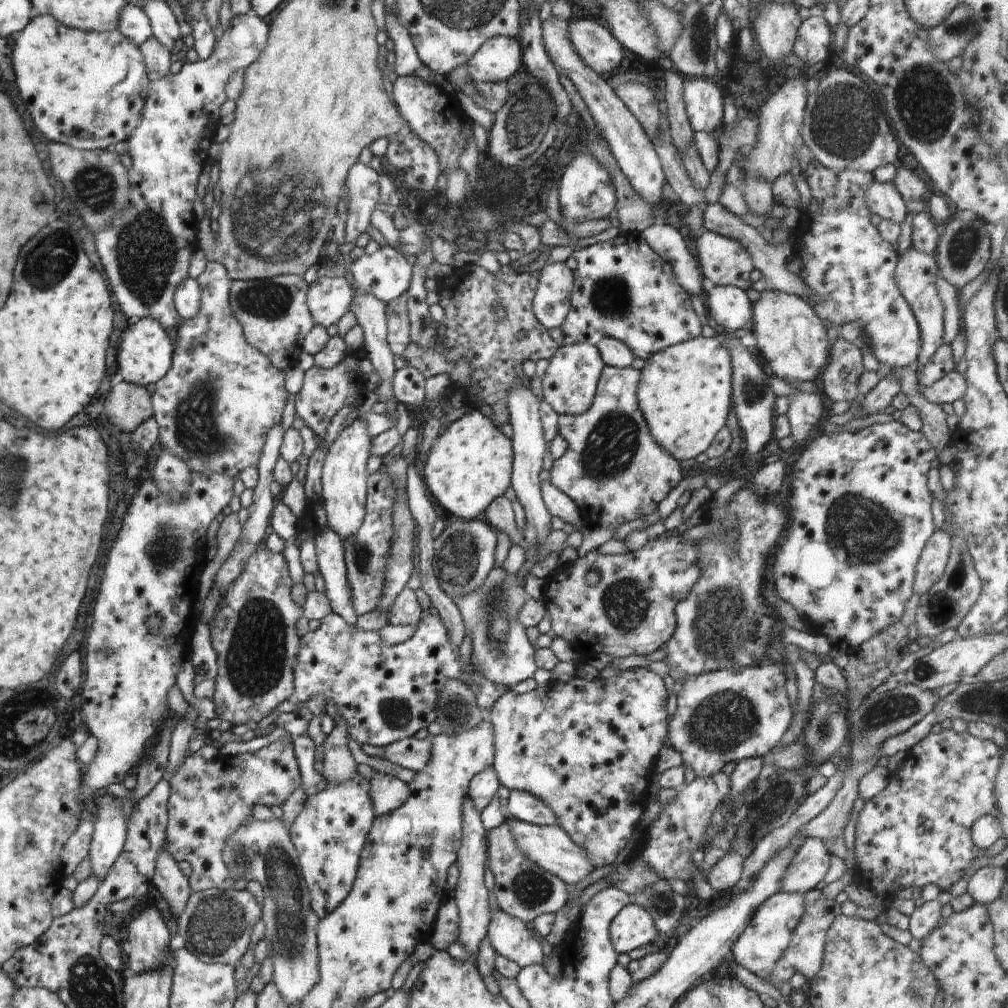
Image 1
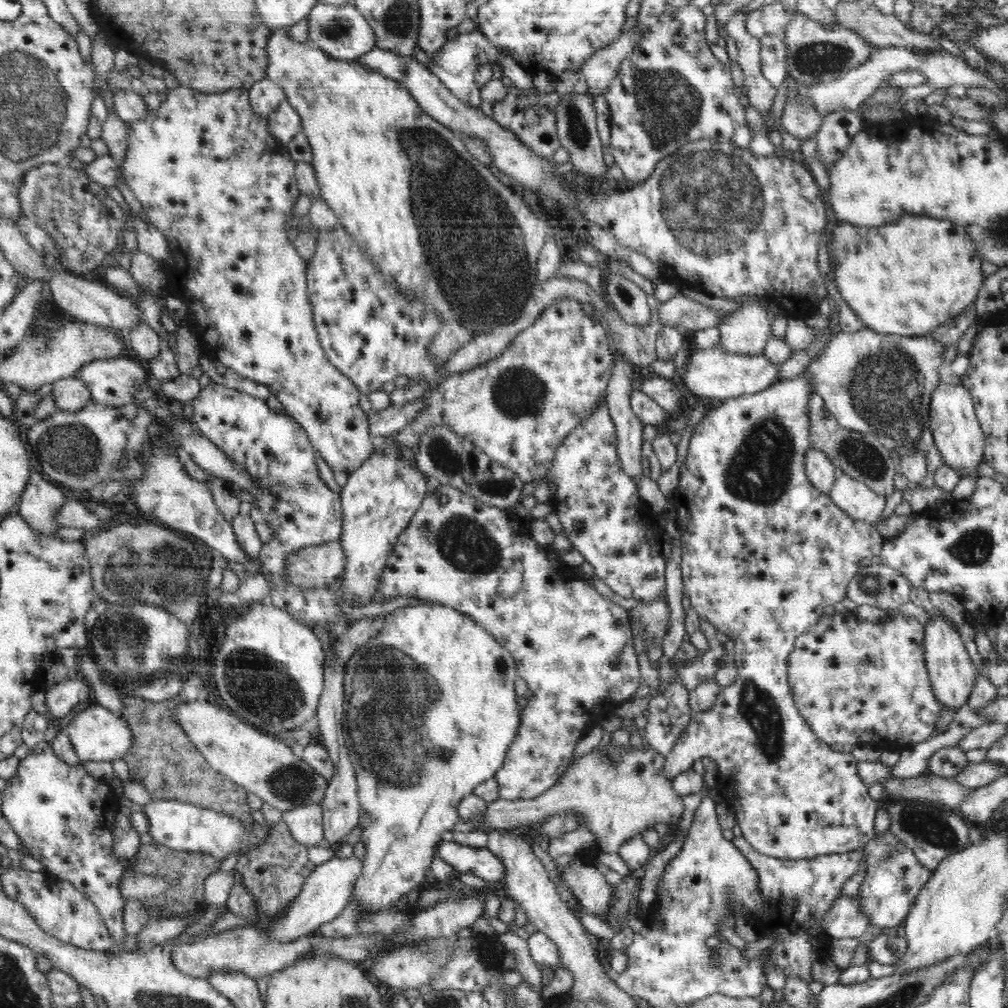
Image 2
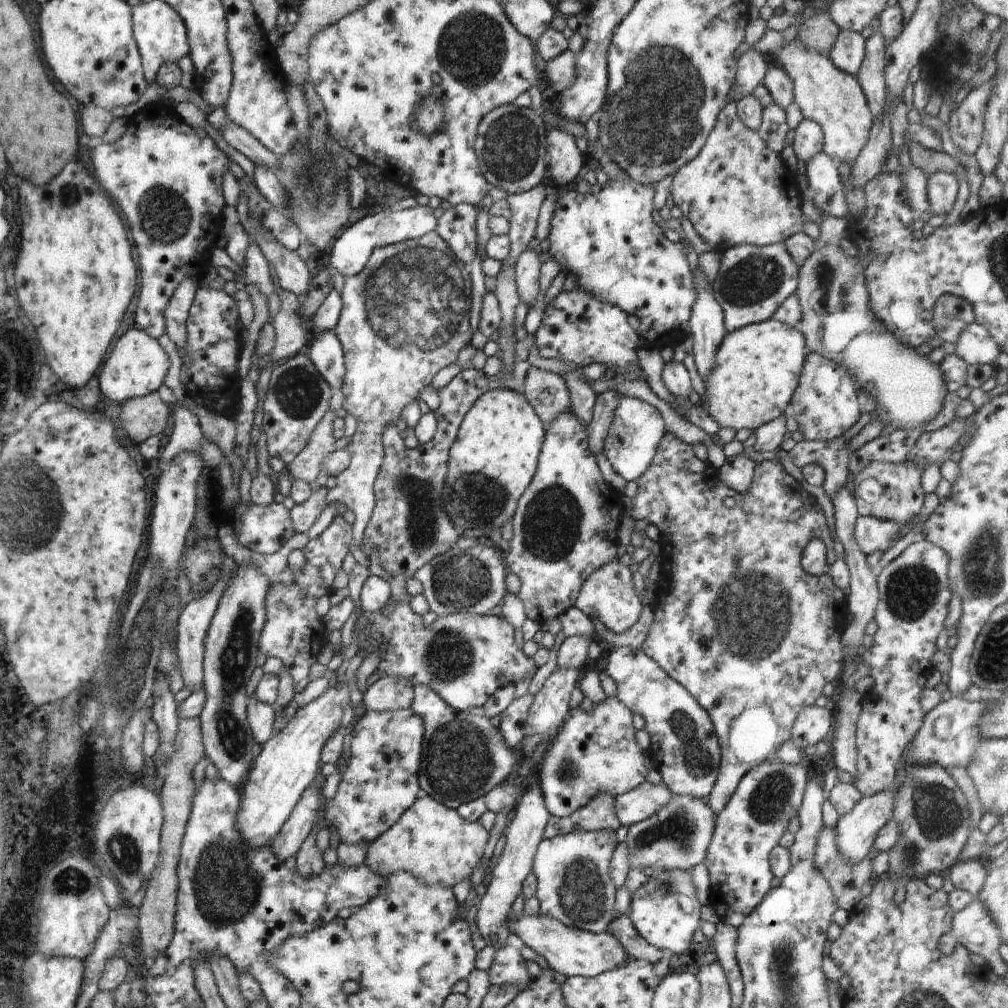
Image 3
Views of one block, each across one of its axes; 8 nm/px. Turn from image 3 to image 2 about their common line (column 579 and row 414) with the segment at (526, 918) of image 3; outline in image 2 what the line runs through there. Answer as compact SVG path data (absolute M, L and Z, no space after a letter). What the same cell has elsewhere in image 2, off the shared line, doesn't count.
M944 381L938 383L931 396L929 429L943 464L960 471L961 476L978 478L975 470L984 462L984 435L975 413L974 399L964 385Z

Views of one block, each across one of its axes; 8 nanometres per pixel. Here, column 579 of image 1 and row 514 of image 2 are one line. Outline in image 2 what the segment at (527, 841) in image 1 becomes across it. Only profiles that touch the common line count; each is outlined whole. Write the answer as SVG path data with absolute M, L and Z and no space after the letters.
M841 472L835 478L829 497L850 518L872 525L882 519L882 512L886 508L886 498Z

